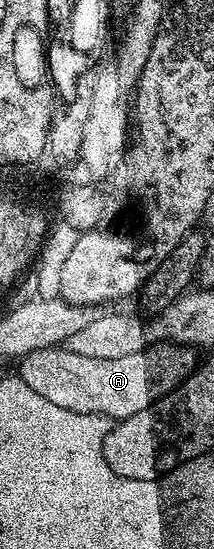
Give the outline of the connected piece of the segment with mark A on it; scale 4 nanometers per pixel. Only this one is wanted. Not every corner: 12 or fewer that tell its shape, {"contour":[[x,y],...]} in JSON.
{"contour":[[152,343],[122,359],[19,358],[30,391],[75,413],[138,415],[198,364]]}

